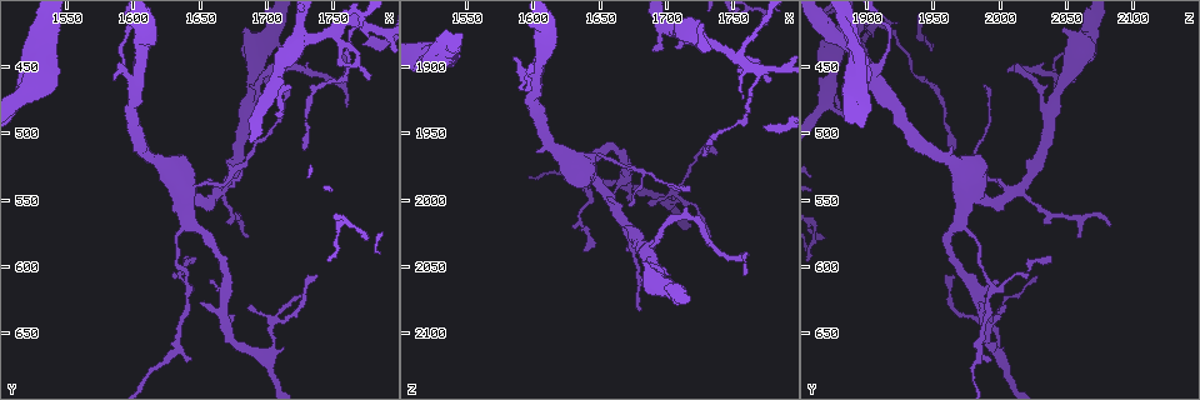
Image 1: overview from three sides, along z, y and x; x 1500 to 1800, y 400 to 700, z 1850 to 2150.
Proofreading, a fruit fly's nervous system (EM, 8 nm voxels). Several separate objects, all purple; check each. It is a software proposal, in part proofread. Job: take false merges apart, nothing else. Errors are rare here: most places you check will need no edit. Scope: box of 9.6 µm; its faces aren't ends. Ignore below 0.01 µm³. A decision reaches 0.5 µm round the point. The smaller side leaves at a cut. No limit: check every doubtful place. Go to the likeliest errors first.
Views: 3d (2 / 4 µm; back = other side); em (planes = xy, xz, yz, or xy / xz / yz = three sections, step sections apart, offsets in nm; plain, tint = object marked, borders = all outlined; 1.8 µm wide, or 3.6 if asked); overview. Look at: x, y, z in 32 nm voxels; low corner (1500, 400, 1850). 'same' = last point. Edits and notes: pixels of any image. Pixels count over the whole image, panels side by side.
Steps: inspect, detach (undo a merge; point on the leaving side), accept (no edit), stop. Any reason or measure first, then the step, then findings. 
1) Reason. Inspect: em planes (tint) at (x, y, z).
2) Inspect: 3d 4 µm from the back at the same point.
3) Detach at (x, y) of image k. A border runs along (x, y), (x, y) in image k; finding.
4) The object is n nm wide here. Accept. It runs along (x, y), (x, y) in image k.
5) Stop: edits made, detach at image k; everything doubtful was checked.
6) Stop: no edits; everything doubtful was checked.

Branch point. Inspect: 3d 2 µm at (1538, 428, 1888).

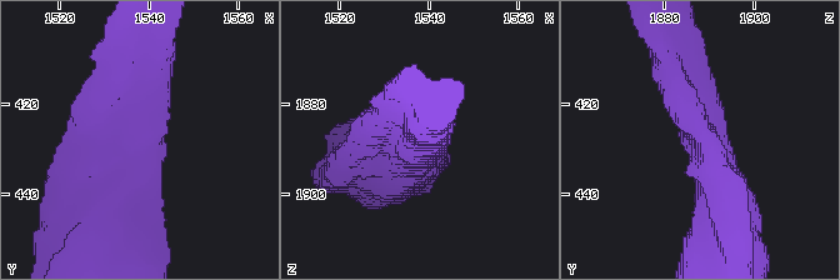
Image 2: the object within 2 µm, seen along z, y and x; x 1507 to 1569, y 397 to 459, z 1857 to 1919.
Shape alone is not enough. Inspect: em xy step 4 (tint) at (1536, 426, 1889).

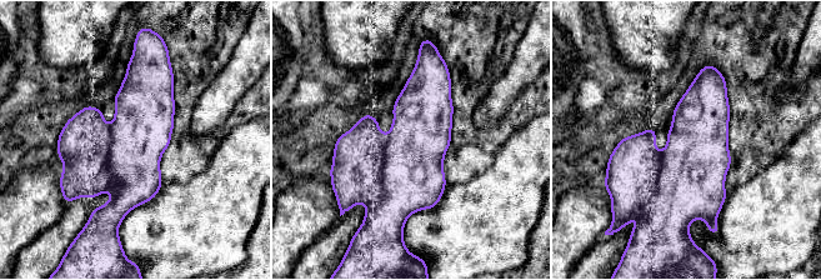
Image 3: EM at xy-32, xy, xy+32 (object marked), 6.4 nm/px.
Accept. Continuous, no second cell.

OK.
Three-way junction. Inspect: 3d 4 µm from the back at (1602, 460, 1904).

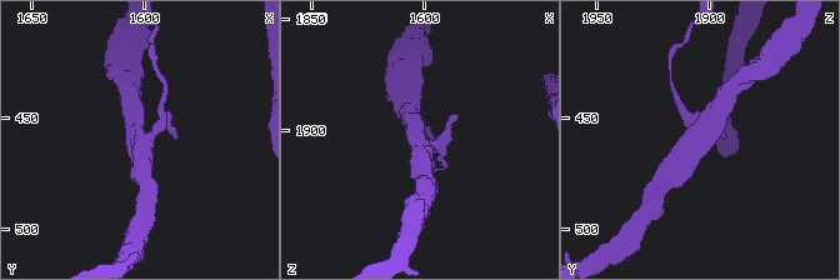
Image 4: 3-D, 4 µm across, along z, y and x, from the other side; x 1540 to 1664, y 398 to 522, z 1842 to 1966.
Inspect: em planes (tint) at (1601, 462, 1905).

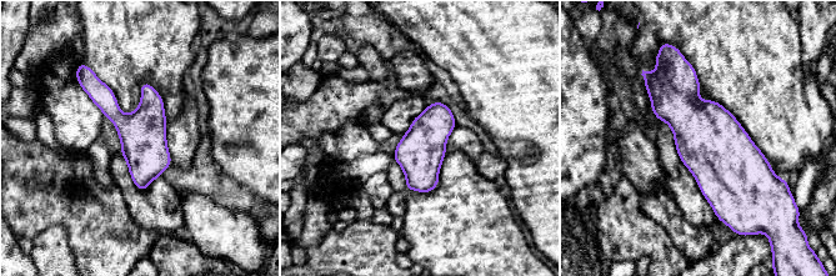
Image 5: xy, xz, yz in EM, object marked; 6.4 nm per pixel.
Accept. One cell here.

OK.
Four or more arms meet. Inspect: em xz step 16 (tint) at (1754, 420, 1894).

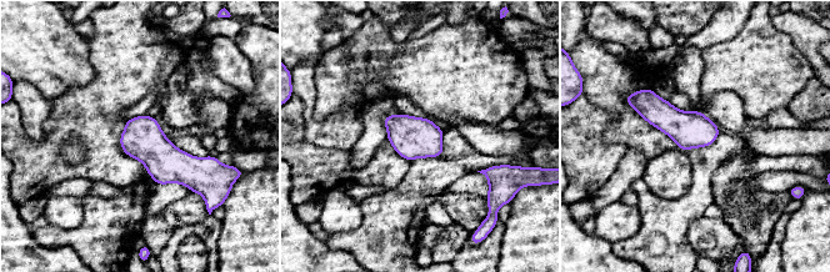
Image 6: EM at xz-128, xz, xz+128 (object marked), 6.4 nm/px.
Accept. Continuous, no second cell.

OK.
Stop: no edits; everything doubtful was checked.

